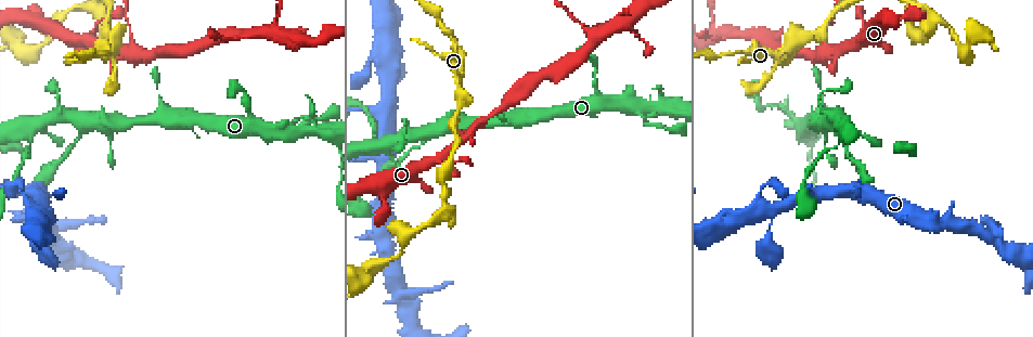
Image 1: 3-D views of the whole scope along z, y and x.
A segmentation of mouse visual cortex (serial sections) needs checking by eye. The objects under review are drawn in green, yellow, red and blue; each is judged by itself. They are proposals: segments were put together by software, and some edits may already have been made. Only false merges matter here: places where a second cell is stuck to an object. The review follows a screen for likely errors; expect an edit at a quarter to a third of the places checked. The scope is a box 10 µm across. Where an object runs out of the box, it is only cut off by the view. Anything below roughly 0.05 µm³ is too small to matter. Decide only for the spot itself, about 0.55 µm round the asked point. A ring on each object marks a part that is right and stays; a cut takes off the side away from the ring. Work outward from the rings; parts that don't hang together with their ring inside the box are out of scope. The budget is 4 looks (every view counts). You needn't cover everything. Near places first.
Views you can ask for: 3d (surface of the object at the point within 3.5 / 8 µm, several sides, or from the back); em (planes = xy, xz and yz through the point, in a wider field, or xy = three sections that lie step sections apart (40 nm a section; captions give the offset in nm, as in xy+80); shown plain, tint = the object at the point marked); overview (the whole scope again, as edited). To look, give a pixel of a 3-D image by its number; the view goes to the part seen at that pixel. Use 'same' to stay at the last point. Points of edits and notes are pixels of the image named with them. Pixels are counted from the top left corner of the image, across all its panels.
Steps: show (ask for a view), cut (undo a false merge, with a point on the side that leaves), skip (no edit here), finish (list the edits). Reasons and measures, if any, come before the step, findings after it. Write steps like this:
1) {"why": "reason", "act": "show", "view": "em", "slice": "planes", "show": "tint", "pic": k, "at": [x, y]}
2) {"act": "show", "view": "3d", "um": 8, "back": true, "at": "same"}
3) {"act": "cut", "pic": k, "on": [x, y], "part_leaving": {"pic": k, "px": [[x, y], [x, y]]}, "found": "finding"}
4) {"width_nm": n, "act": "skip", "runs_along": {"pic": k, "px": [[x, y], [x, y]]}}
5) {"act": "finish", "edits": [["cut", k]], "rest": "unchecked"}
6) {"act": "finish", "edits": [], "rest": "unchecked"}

{"why": "three arms meet", "act": "show", "view": "3d", "um": 3.5, "pic": 1, "at": [991, 238]}

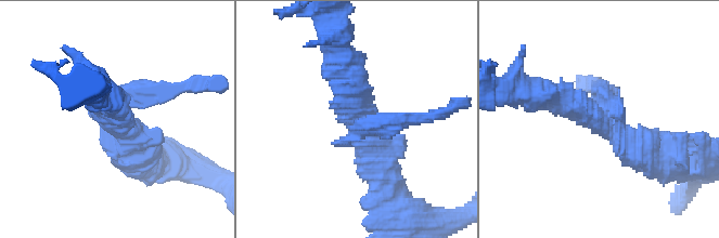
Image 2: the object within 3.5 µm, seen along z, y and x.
{"why": "need the tissue", "act": "show", "view": "em", "slice": "xy", "step": 2, "show": "tint", "pic": 2, "at": [598, 122]}

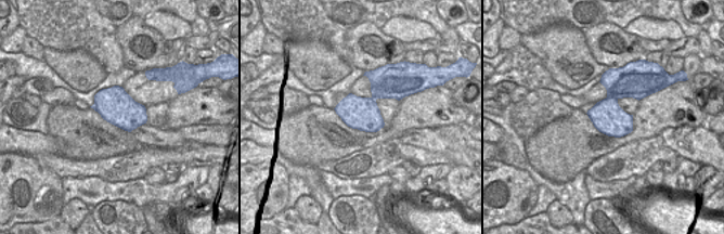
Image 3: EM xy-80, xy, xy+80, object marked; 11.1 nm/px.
{"act": "cut", "pic": 2, "on": [393, 126], "found": "two cells meet here"}

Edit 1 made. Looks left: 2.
{"why": "branch point", "act": "show", "view": "3d", "um": 8, "pic": 1, "at": [828, 54]}

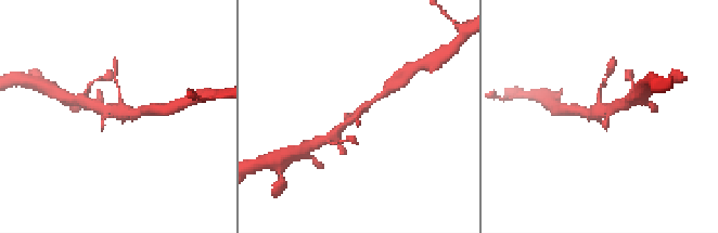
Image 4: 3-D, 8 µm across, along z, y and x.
{"act": "show", "view": "3d", "um": 3.5, "at": "same"}

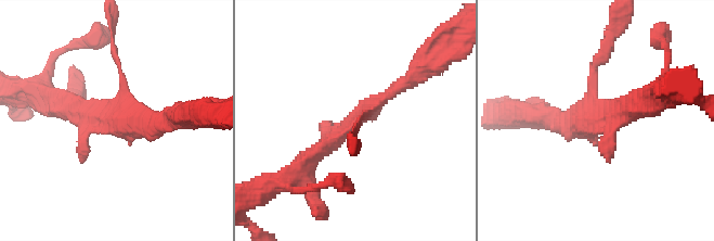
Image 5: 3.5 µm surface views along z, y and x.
{"arms": 3, "act": "skip", "runs_along": {"pic": 5, "px": [[303, 166], [380, 99], [417, 74]]}, "found": "all the same cell"}

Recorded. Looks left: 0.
{"act": "finish", "edits": [["cut", 2]], "rest": "unchecked"}

